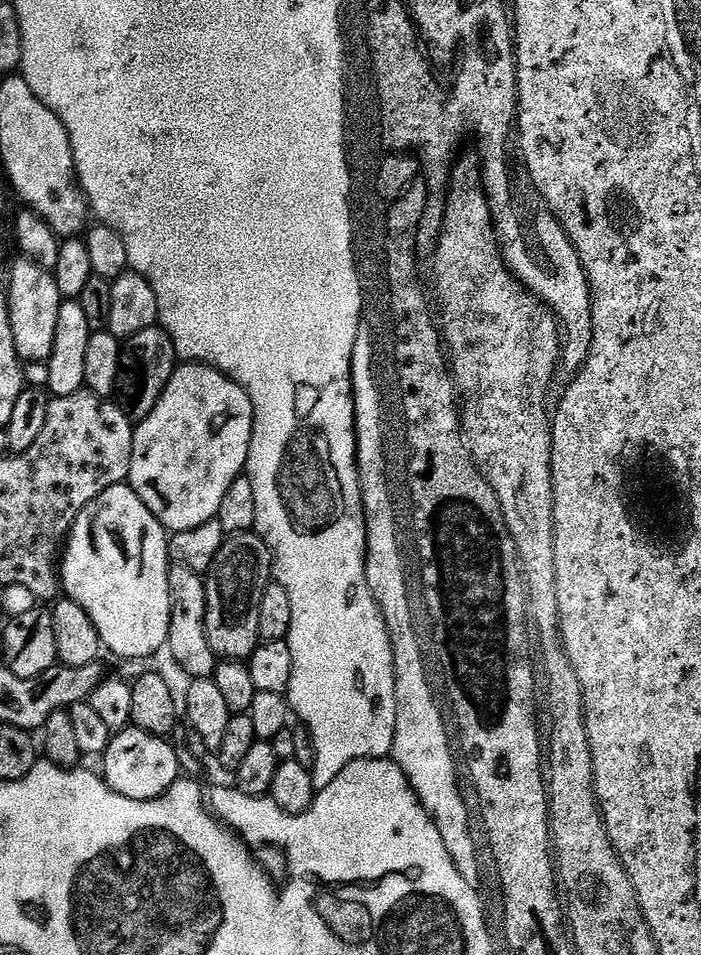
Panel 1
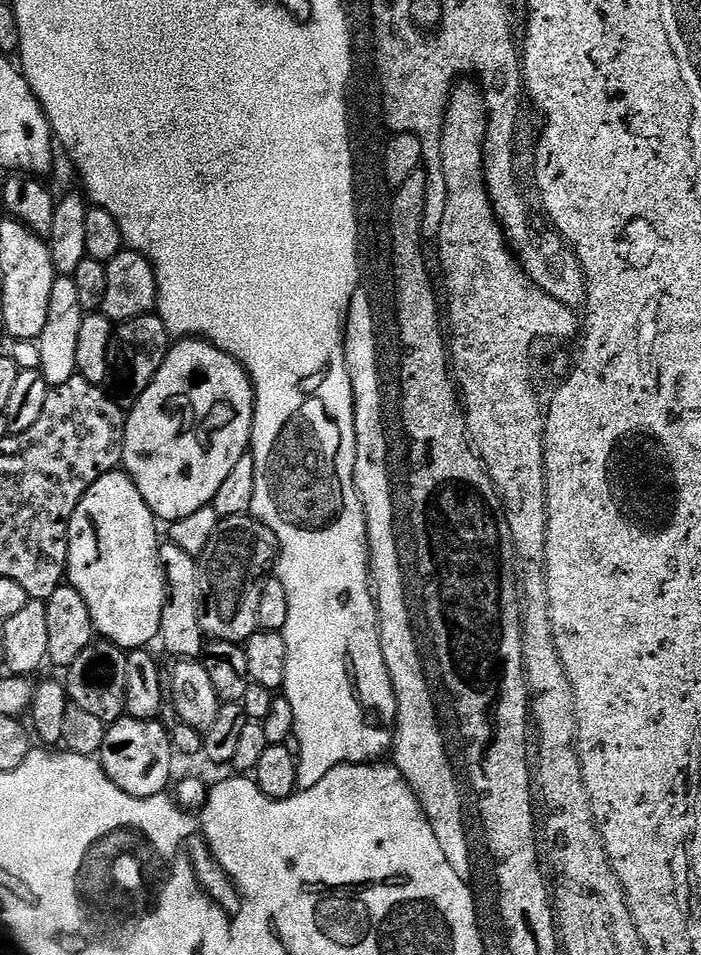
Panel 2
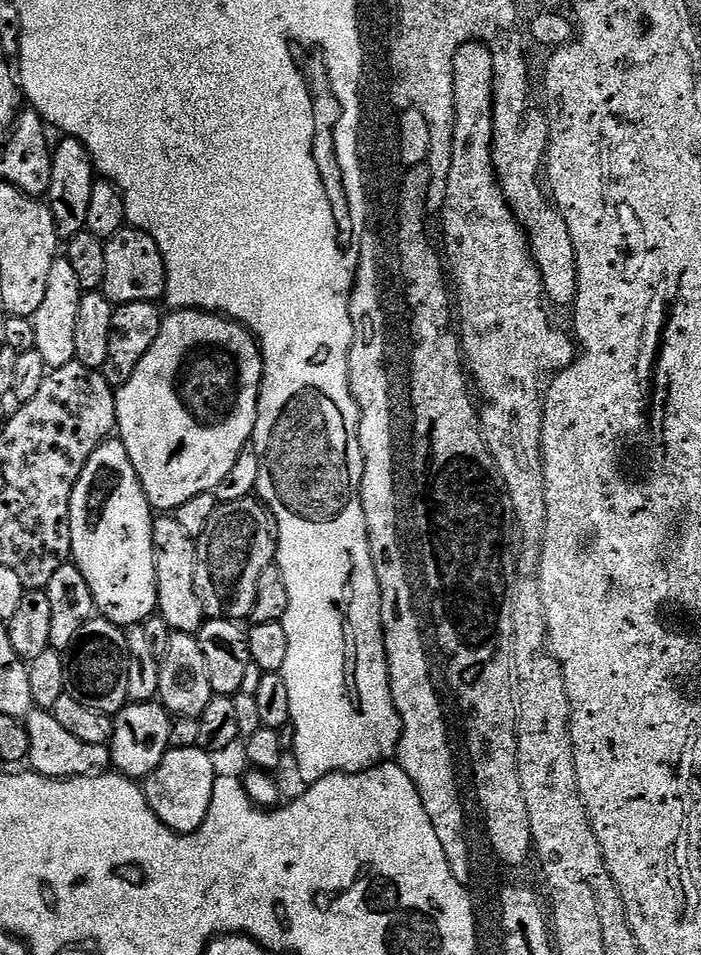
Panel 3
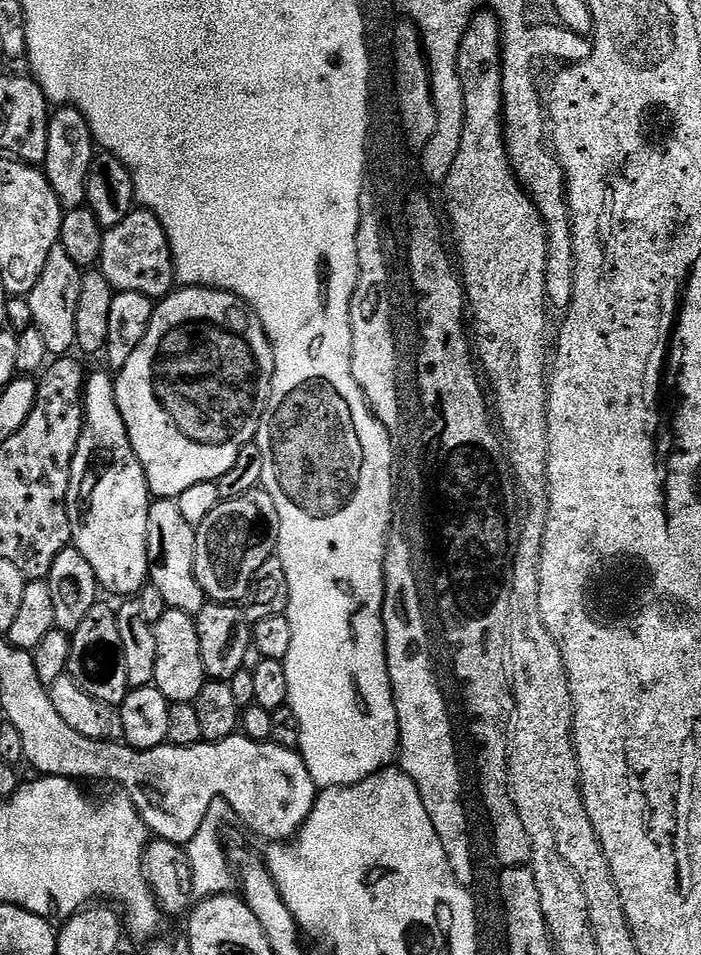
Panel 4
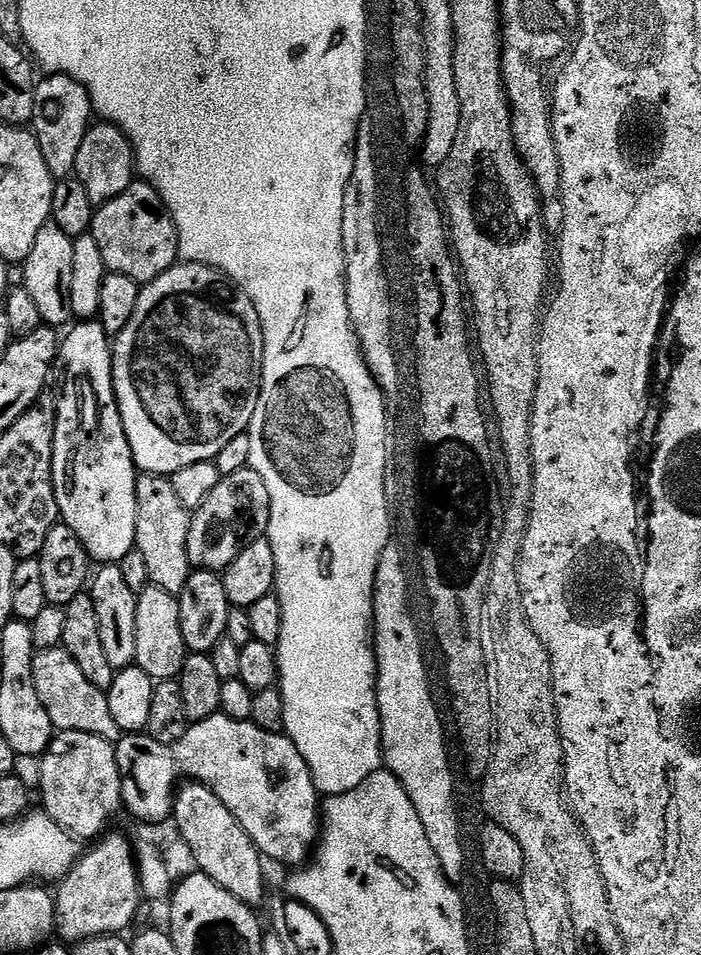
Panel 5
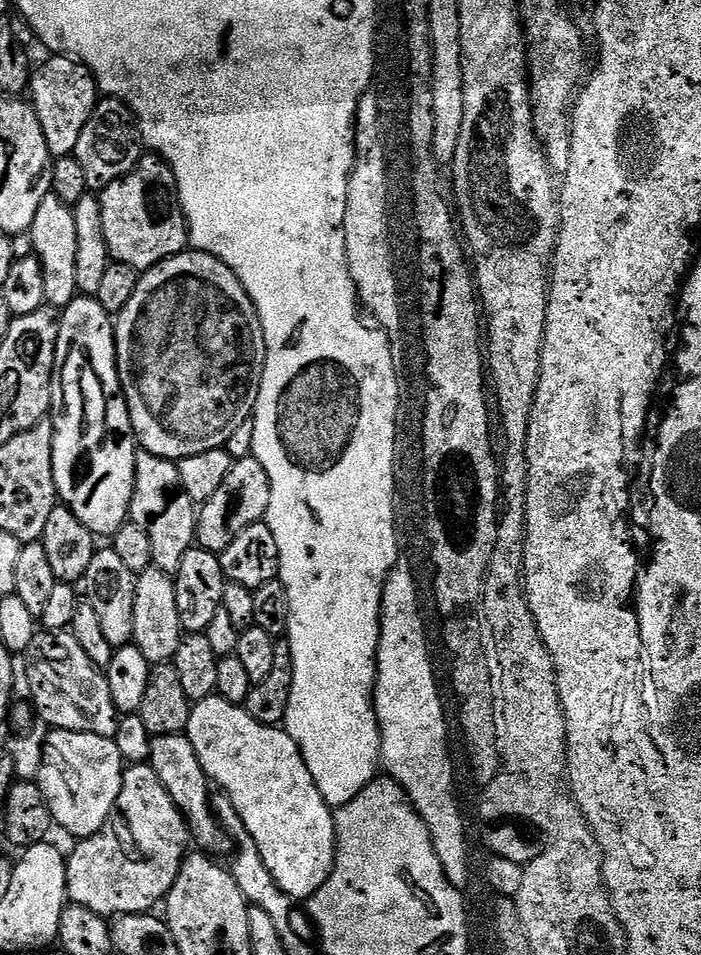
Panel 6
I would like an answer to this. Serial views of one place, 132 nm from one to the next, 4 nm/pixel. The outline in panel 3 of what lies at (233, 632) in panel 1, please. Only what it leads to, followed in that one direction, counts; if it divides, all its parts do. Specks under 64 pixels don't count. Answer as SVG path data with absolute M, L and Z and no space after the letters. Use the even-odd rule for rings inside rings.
M256 498L220 504L206 530L196 540L194 590L208 620L244 622L254 610L258 578L262 570L273 567L276 558L276 522L272 513Z

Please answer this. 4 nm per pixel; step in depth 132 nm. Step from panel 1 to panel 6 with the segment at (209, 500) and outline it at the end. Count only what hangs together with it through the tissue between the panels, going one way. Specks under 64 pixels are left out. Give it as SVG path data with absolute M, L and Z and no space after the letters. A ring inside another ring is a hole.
M185 250L179 252L177 256L171 256L169 260L155 264L154 267L149 268L141 275L134 296L123 311L117 315L114 327L116 364L119 366L120 384L123 386L124 396L127 398L128 413L132 419L136 443L143 451L179 462L187 456L225 447L231 432L255 413L256 399L262 382L264 359L266 358L266 341L264 340L262 322L258 318L252 300L242 286L242 282L238 282L234 270L230 270L230 266L226 266L218 258L214 258L205 252Z

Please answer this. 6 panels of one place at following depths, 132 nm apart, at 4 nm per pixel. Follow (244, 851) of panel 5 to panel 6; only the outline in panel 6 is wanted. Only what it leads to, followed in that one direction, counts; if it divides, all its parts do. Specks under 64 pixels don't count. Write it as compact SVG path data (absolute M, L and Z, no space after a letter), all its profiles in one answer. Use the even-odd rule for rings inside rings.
M185 733L153 737L149 741L148 763L183 814L193 843L197 843L199 845L197 847L210 856L226 853L229 855L234 848L233 841L213 812L210 803L212 798L210 781L202 770L201 763L198 762L191 737Z

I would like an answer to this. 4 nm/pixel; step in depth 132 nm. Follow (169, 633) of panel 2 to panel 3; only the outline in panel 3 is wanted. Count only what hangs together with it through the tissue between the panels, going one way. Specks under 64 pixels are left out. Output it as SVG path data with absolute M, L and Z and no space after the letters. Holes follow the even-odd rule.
M160 514L153 519L152 537L154 538L154 558L156 559L156 607L172 632L199 633L206 622L202 602L198 602L198 594L194 590L194 574L196 573L196 540L181 524L175 515Z

